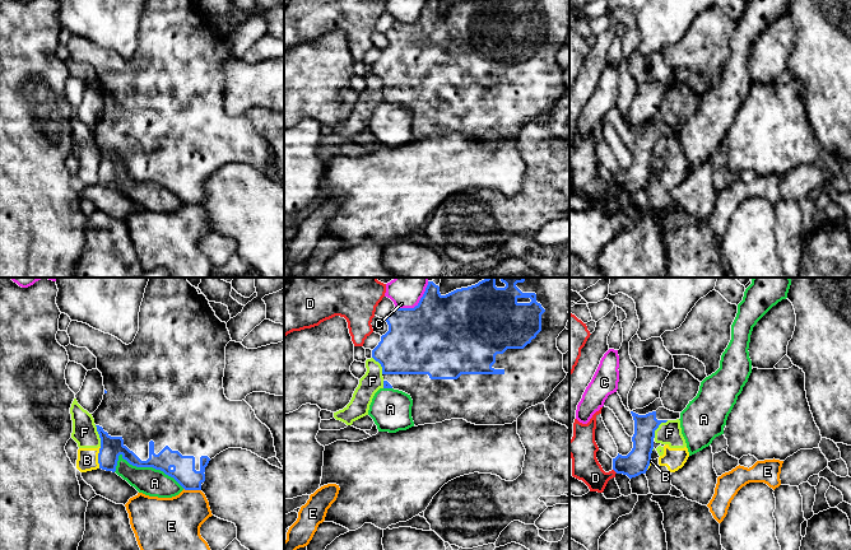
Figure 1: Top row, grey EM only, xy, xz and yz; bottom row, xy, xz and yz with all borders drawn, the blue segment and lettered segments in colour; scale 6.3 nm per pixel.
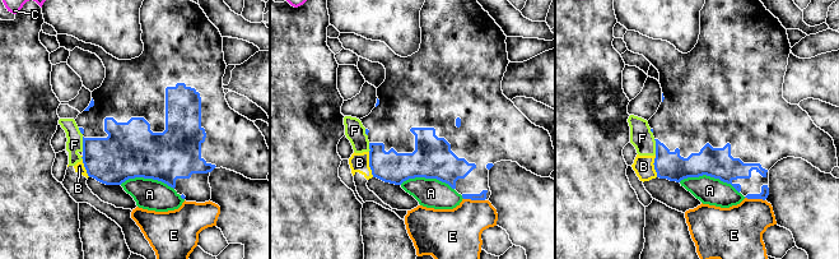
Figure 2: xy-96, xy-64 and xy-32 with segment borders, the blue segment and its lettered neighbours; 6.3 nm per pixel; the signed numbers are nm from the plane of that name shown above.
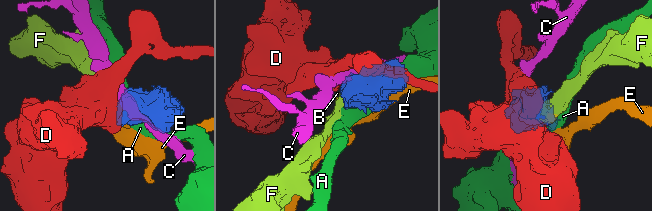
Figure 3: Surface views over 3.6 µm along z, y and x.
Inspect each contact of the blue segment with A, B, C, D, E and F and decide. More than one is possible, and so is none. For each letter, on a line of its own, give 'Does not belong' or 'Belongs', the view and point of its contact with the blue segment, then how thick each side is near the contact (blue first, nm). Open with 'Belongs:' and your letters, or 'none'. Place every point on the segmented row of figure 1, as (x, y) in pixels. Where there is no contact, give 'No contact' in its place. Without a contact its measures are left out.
Belongs: none
A: Does not belong. Touches blue at xy (150, 466). Thickness 150 nm (blue) against 180 nm
B: Does not belong. Touches blue at xy (98, 457). Thickness 140 nm (blue) against 130 nm
C: Does not belong. Touches blue at xz (418, 303). Thickness 500 nm (blue) against 220 nm
D: Does not belong. Touches blue at yz (615, 471). Thickness 160 nm (blue) against 180 nm
E: Does not belong. Touches blue at xy (193, 489). Thickness 150 nm (blue) against 340 nm
F: Does not belong. Touches blue at xy (100, 436). Thickness 140 nm (blue) against 160 nm

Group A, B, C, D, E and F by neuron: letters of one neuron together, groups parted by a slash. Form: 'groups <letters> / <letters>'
groups A / B F / C / D / E

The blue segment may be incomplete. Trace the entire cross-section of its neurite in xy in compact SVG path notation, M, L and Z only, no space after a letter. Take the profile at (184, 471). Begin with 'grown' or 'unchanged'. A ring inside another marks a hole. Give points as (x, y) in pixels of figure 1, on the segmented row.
grown | M149 278L139 312L139 331L134 341L129 345L110 334L104 334L78 321L71 321L66 332L70 337L71 345L87 348L97 358L97 369L103 377L103 400L98 409L92 414L101 438L101 448L98 453L99 469L115 472L118 456L121 455L122 458L132 466L153 467L163 471L166 475L173 477L185 490L201 490L201 485L205 481L205 467L209 461L228 448L247 449L264 460L276 457L273 434L270 429L256 418L252 407L245 400L231 401L225 397L223 388L225 346L229 341L232 341L232 339L227 328L227 323L222 322L215 316L215 312L210 307L206 297L200 294L186 278Z

